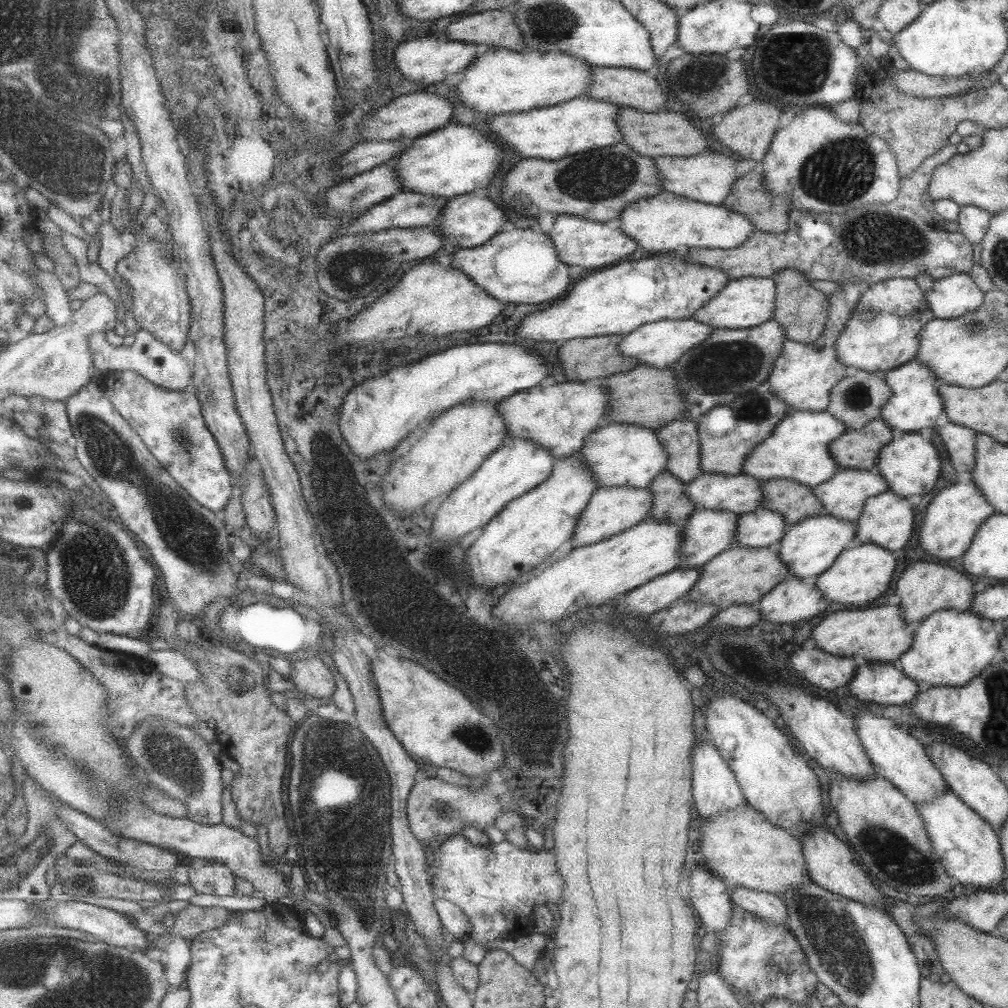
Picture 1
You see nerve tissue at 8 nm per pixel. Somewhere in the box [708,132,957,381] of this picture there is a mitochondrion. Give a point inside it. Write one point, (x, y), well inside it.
(839, 173)

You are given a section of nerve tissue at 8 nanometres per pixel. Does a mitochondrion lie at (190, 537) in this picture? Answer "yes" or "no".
yes

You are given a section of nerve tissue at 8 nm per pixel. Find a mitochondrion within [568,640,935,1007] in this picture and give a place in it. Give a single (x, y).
(844, 956)

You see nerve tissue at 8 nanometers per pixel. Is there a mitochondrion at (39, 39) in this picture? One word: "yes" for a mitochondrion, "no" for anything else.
yes

